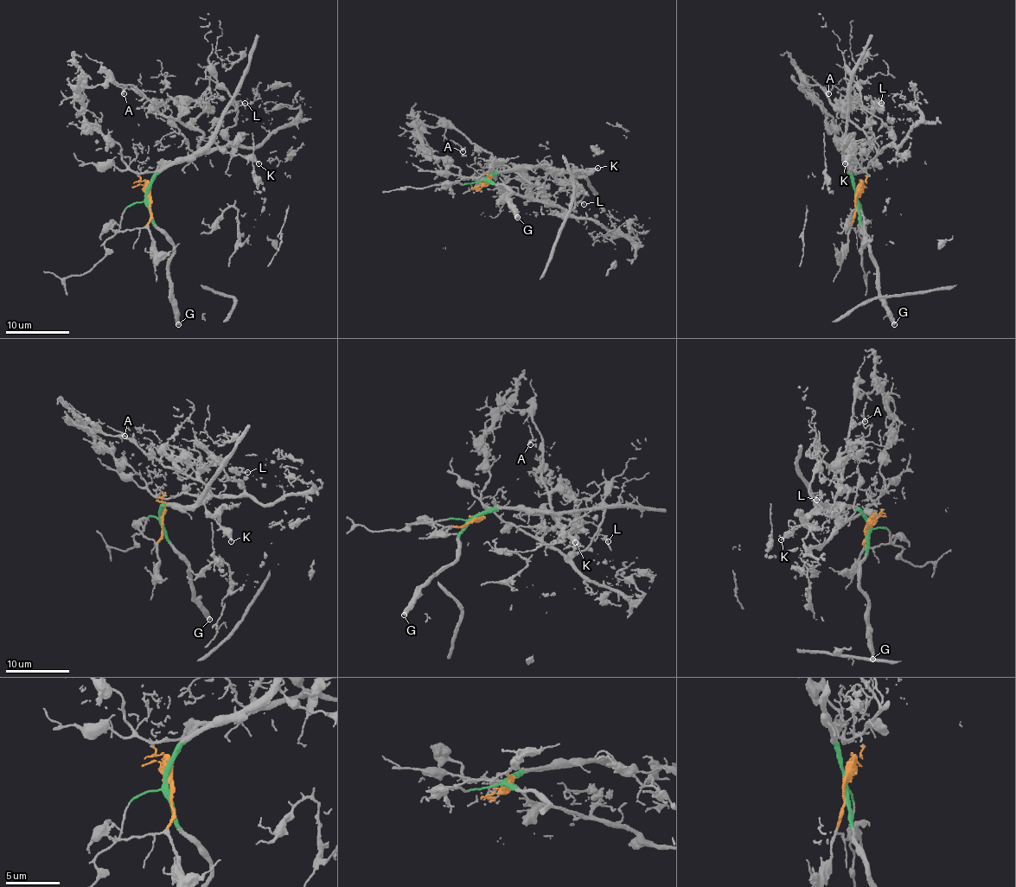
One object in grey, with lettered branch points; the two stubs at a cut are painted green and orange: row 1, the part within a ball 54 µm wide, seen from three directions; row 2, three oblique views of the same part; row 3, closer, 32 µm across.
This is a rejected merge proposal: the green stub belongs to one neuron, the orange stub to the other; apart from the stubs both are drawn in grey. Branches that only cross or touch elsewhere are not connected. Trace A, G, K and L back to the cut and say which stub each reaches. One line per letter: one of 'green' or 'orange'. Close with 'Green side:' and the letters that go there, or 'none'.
A: orange
G: green
K: green
L: orange
Green side: G, K

